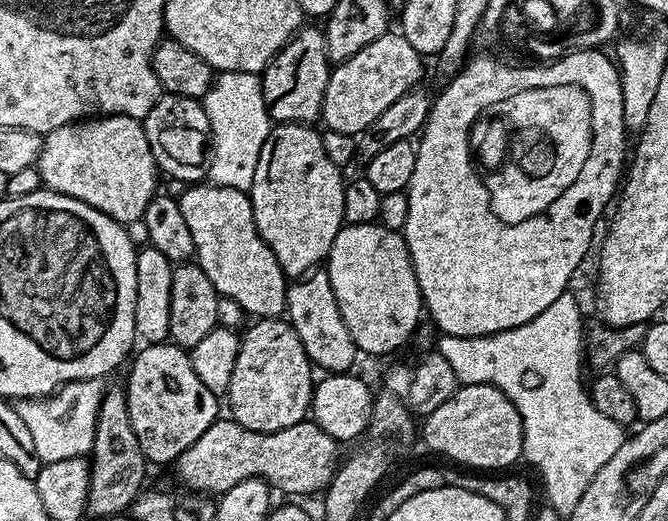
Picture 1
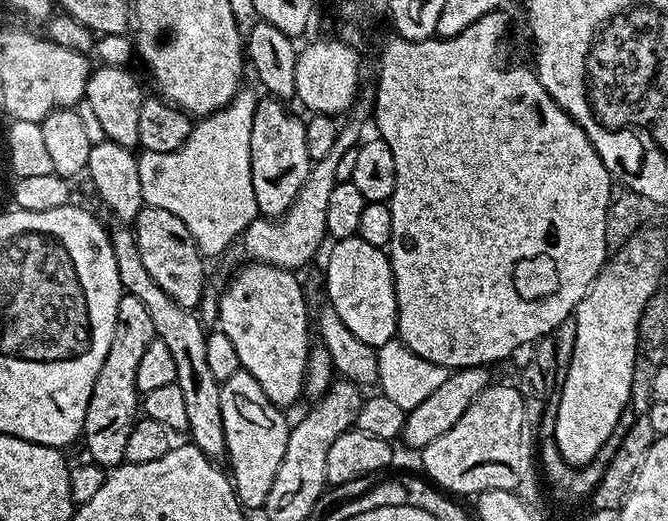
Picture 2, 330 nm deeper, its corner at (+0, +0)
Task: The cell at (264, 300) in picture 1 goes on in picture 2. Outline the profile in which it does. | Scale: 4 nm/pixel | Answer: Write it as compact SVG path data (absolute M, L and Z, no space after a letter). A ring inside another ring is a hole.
M245 263L245 268L236 272L236 277L224 288L224 293L218 296L219 331L234 342L234 351L240 359L243 371L254 377L258 386L274 402L277 408L288 410L288 407L304 396L304 375L308 365L308 304L304 301L304 288L295 271L279 268L273 264Z

